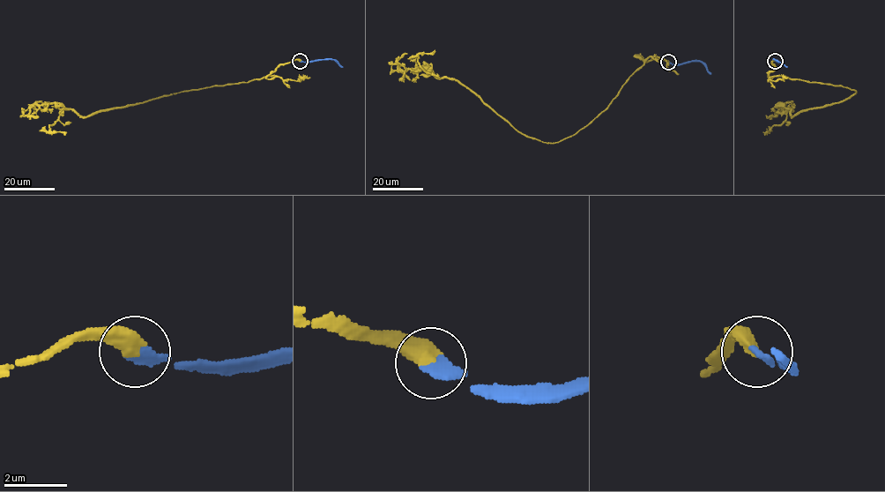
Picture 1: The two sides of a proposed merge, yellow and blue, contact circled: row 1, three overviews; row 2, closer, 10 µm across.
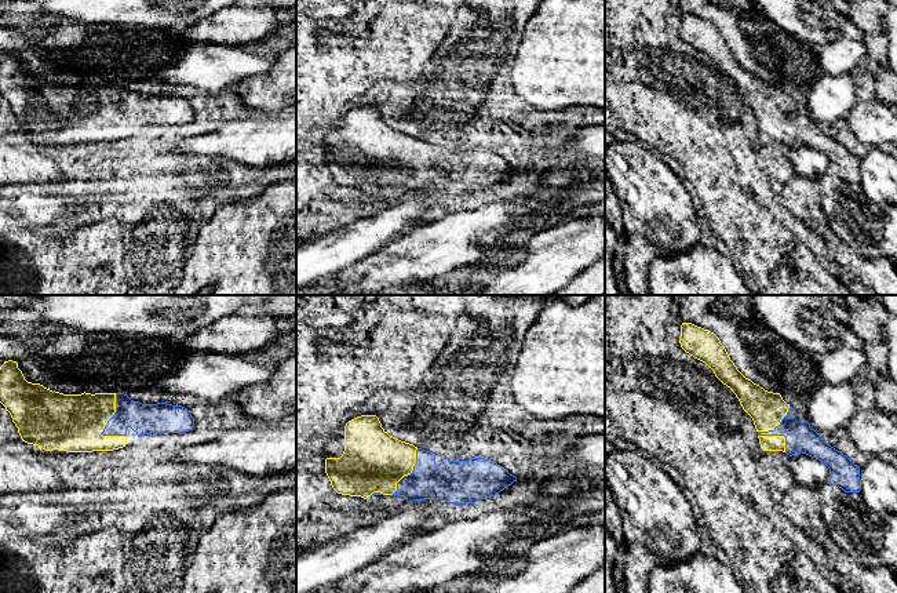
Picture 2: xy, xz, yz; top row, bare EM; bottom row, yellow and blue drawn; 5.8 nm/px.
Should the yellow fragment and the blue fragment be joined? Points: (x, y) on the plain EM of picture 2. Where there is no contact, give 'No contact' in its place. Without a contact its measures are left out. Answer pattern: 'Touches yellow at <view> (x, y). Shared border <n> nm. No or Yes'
Touches yellow at xy (113, 105). Shared border 260 nm. Yes

